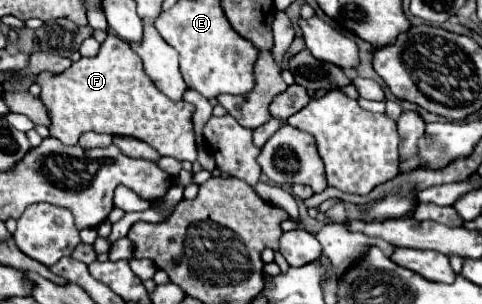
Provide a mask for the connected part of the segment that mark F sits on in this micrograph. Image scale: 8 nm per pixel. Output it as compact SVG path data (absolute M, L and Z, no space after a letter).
M109 33L97 57L83 57L61 75L41 73L41 101L49 109L51 135L63 145L77 145L77 139L87 133L125 135L149 143L159 155L169 155L177 161L195 161L197 145L193 133L193 105L187 101L173 103L145 75L141 57L117 35Z

